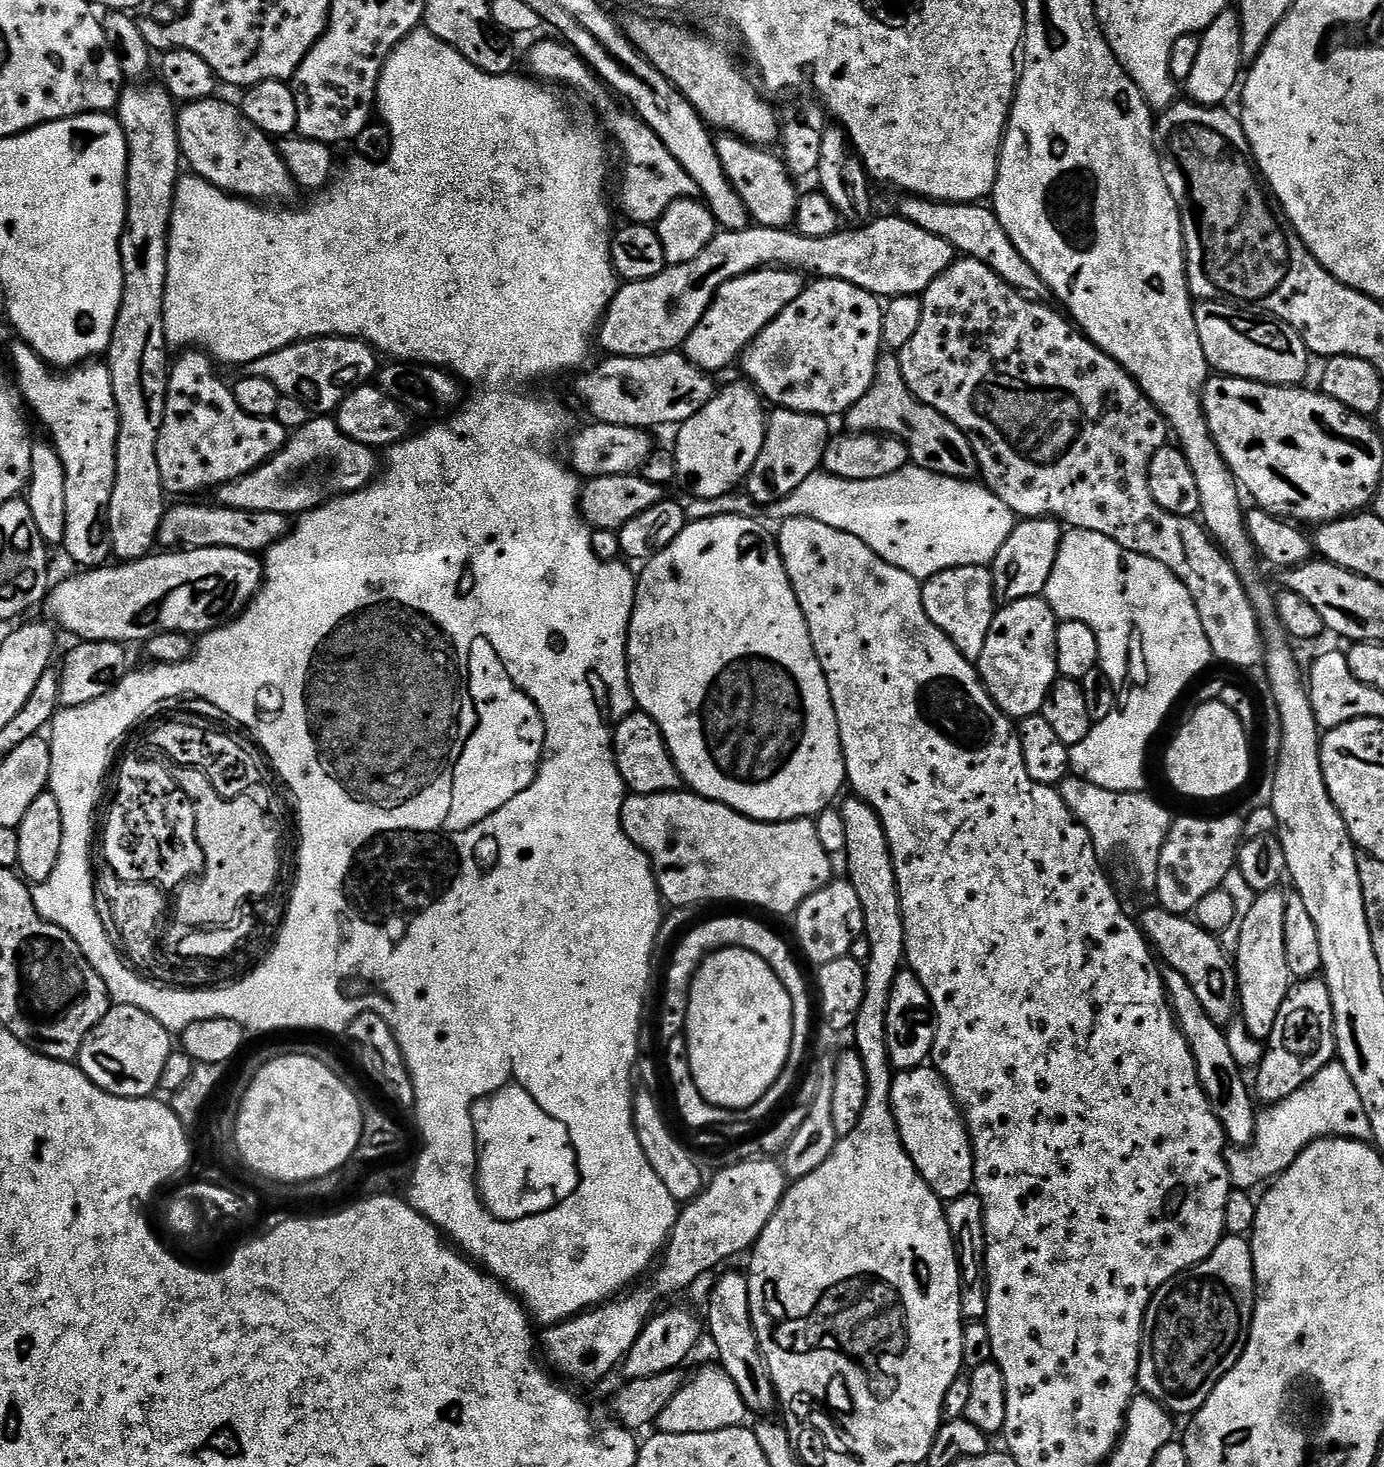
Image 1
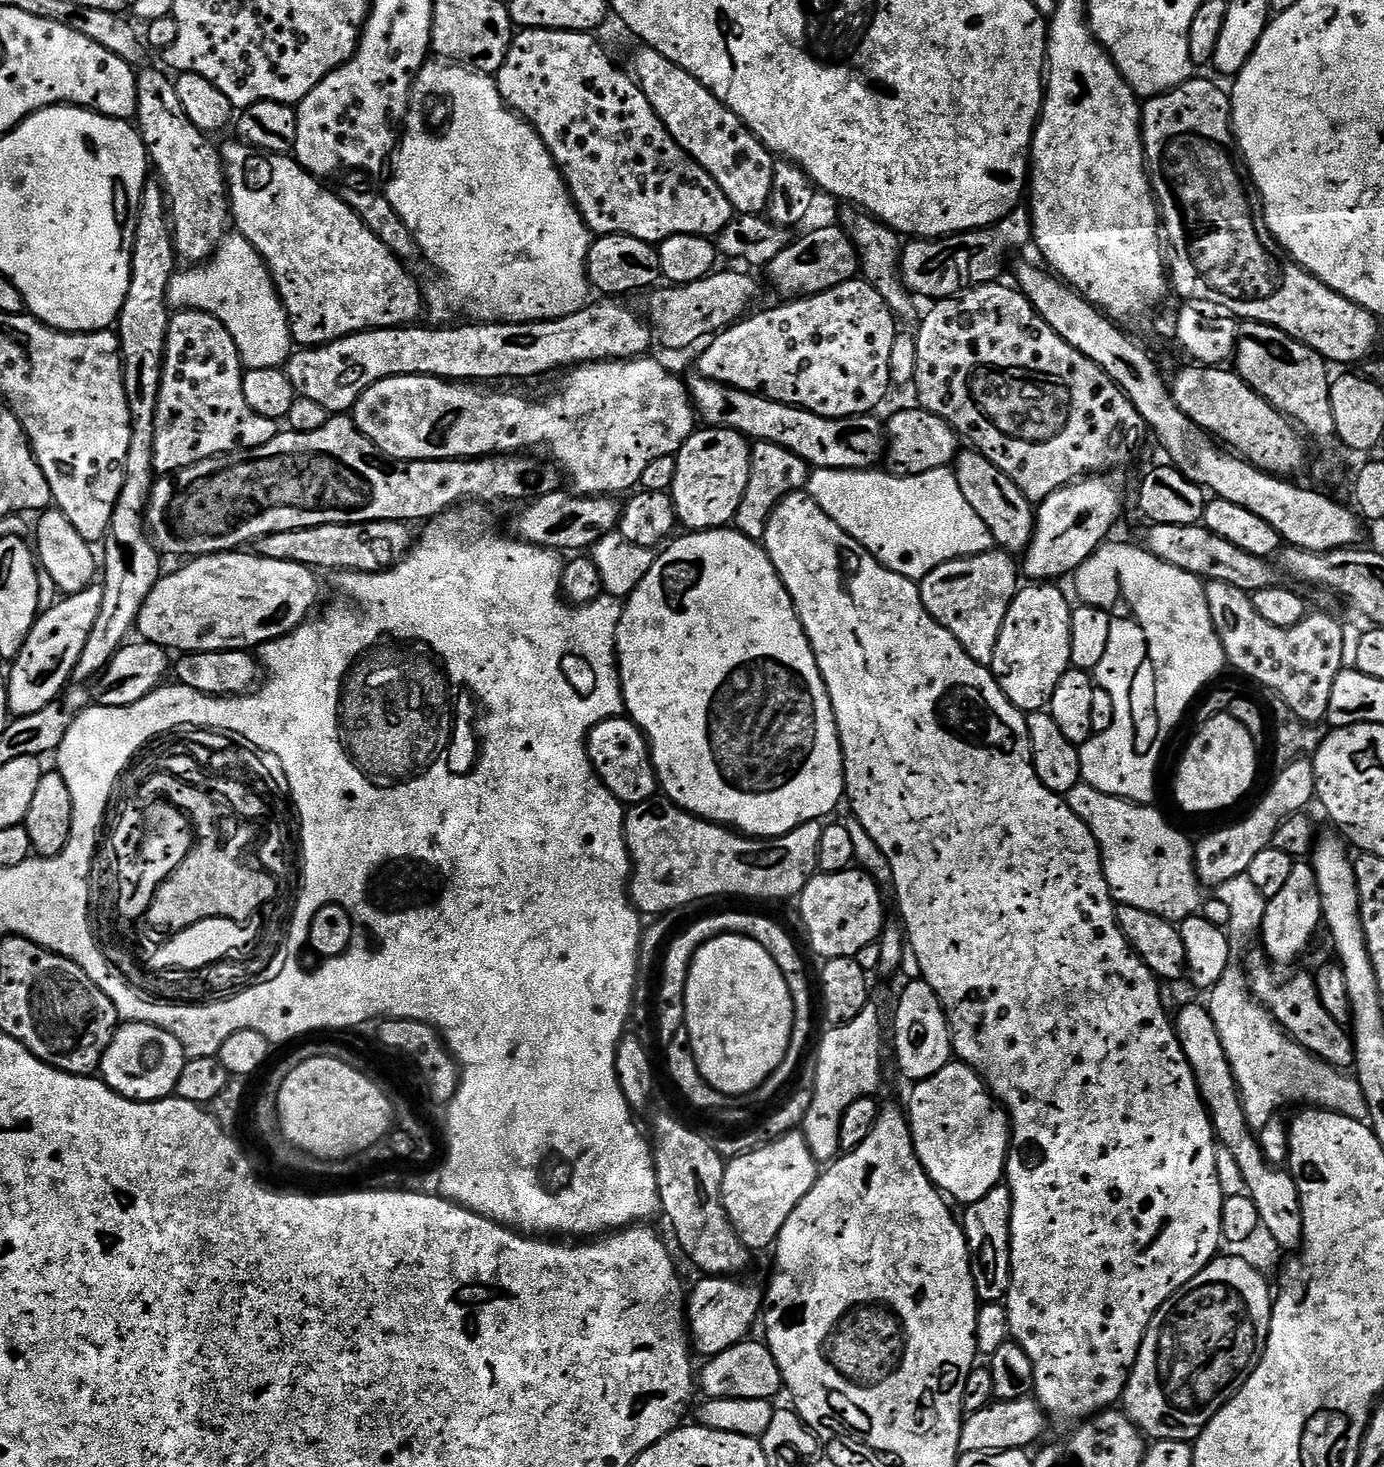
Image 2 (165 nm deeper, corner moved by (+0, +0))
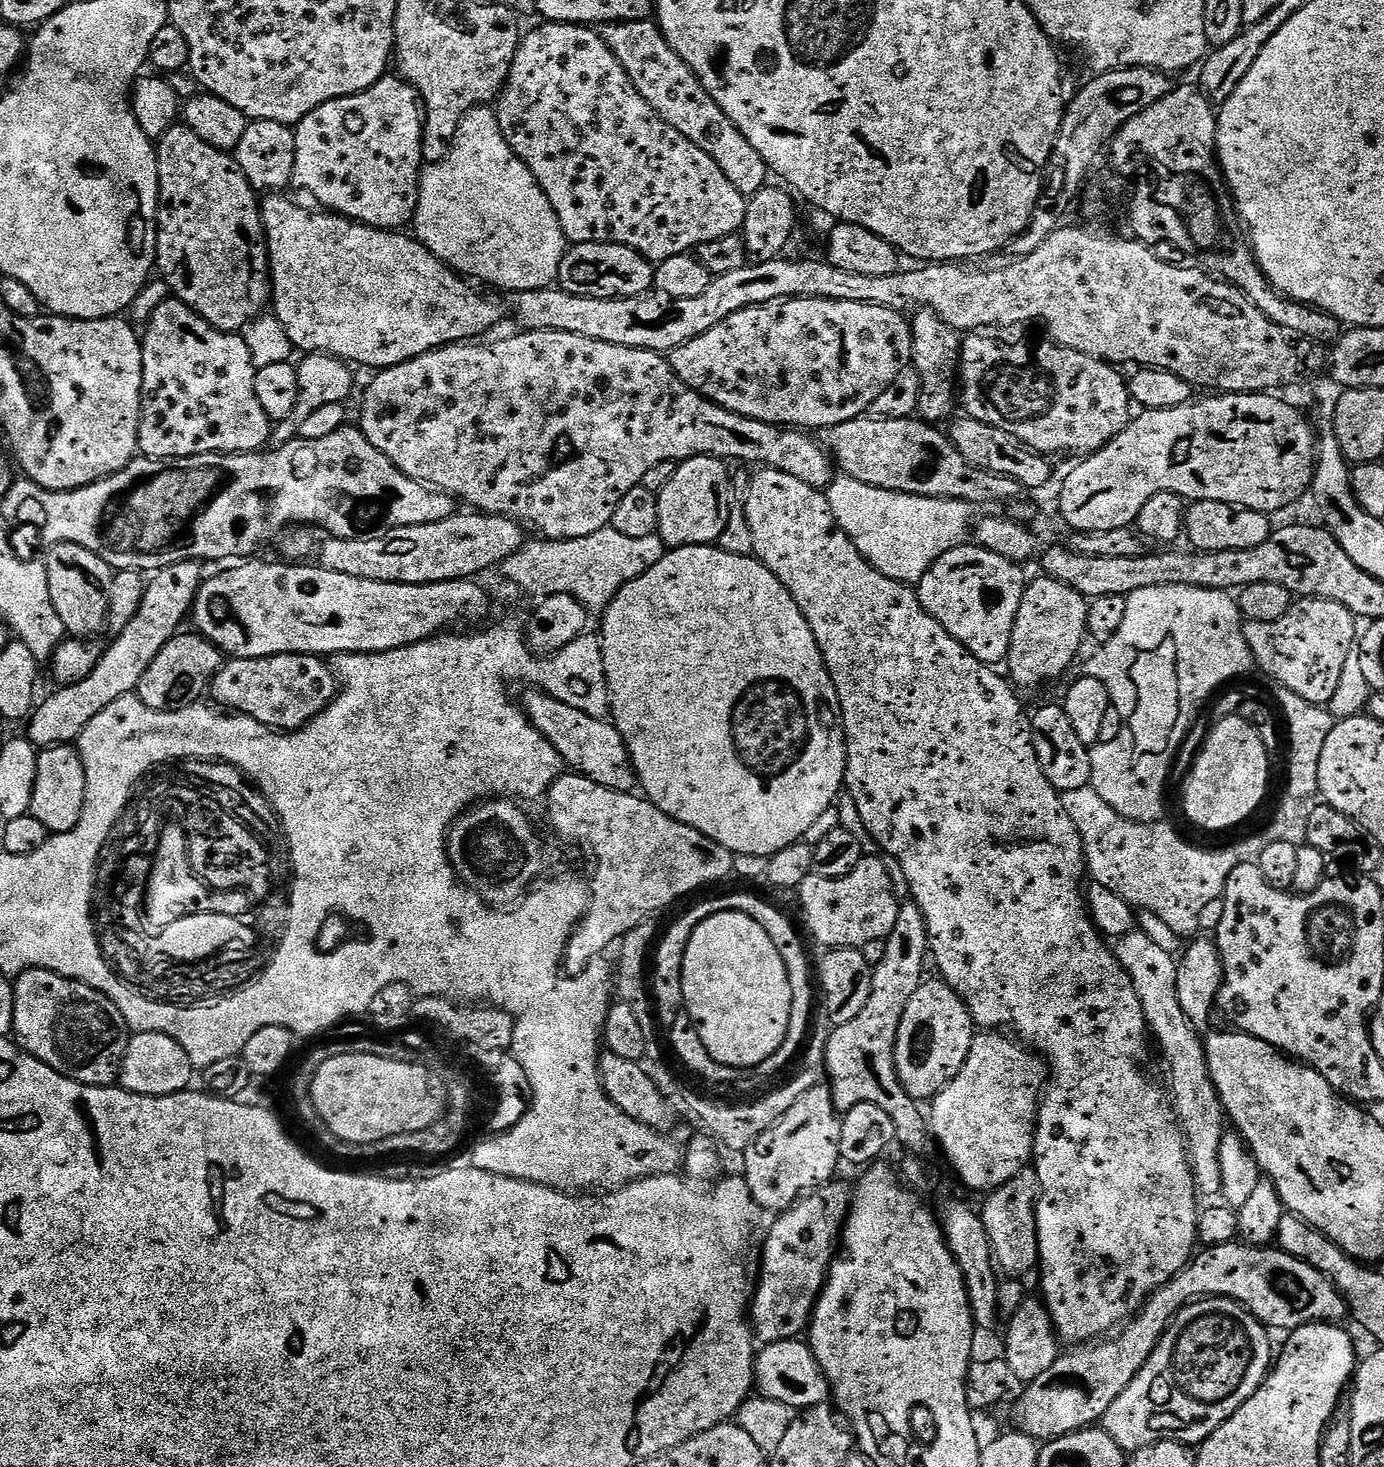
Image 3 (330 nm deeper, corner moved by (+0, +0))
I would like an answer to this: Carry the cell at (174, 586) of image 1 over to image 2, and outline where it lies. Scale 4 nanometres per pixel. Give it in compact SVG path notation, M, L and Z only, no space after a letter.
M233 550L230 552L218 552L214 556L202 556L187 561L185 568L180 568L176 576L161 575L160 582L154 586L154 590L146 598L144 608L136 619L135 631L144 632L143 639L148 642L158 642L165 650L180 648L179 650L223 650L225 652L238 652L241 650L256 650L280 636L287 636L295 630L299 624L313 615L312 607L320 596L320 584L316 581L317 573L311 568L295 564L294 562L278 562L274 558L262 558L248 550Z

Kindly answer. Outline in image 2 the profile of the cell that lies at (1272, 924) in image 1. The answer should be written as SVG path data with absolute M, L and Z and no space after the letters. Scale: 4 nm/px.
M1293 863L1289 880L1282 885L1282 890L1278 890L1278 894L1267 897L1265 904L1268 905L1262 908L1262 926L1258 937L1259 943L1264 943L1262 951L1273 965L1292 964L1296 956L1307 950L1312 935L1322 928L1324 911L1311 863Z

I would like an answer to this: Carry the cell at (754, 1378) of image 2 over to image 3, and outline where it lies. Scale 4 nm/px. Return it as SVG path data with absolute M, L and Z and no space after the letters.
M803 1339L783 1340L763 1345L754 1356L754 1388L774 1402L786 1402L794 1410L813 1408L829 1399L828 1379Z

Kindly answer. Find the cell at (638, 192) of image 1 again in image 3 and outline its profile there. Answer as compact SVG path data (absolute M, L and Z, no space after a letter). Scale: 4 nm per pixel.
M544 22L541 25L541 28L536 28L533 32L523 33L512 59L504 90L495 101L494 111L498 118L498 126L502 130L502 138L506 138L510 150L514 150L514 154L528 167L530 174L534 174L538 186L542 186L550 206L554 206L554 214L558 214L558 222L569 245L598 242L630 246L635 252L652 261L653 265L658 265L666 258L691 253L698 246L702 246L702 242L714 242L714 238L726 238L726 234L739 233L747 214L746 197L738 190L738 186L734 186L734 182L730 182L730 178L726 178L726 174L722 174L722 166L718 166L718 162L714 162L714 158L710 158L706 150L694 146L694 142L690 142L686 134L678 134L678 130L667 124L656 113L654 106L650 106L650 102L646 102L646 98L638 94L622 62L618 62L616 55L606 46L603 35L583 24Z

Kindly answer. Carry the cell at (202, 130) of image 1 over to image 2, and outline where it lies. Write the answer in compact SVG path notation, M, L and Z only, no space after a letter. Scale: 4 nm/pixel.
M235 142L236 144L223 145L222 159L224 162L224 178L228 181L228 199L230 201L230 216L234 221L234 228L239 235L244 236L258 250L258 254L268 263L268 269L272 275L272 281L276 283L276 293L280 301L284 303L284 309L288 315L288 325L292 331L293 341L300 348L320 348L323 344L329 344L335 340L341 340L347 336L353 336L356 332L366 332L374 328L398 328L412 326L426 308L426 300L422 295L422 288L416 285L412 278L413 273L401 263L396 255L376 237L374 230L362 222L362 218L348 203L340 199L335 191L323 188L317 177L310 175L300 163L291 155L279 152L263 152L261 148L253 148L247 142Z

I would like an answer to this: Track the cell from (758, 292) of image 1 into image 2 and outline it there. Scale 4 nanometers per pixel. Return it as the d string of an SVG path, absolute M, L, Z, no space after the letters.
M840 226L830 229L804 232L799 238L774 258L774 262L766 265L766 273L772 284L784 295L784 298L800 298L817 296L831 288L855 281L860 269L860 258L851 238Z

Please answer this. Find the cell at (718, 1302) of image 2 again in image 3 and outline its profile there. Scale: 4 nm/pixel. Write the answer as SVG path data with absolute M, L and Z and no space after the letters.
M836 1183L809 1191L773 1219L776 1221L760 1256L760 1285L755 1285L750 1296L750 1323L761 1345L795 1340L811 1321L816 1297L826 1279L830 1253L837 1247L850 1207L850 1188Z

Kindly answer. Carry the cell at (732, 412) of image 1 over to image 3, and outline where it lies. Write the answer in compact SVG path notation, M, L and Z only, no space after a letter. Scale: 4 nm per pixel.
M695 456L677 463L676 472L658 494L658 535L669 549L691 544L715 545L734 510L728 501L729 465L716 456Z

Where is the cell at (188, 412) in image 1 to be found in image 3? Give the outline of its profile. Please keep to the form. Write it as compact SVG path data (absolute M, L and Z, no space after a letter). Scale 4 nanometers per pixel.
M175 298L167 299L153 310L148 329L142 332L139 451L155 460L190 458L211 452L261 451L272 439L274 424L266 410L262 410L258 394L254 394L257 368L250 358L250 346L246 346L243 335L218 330L190 306Z

